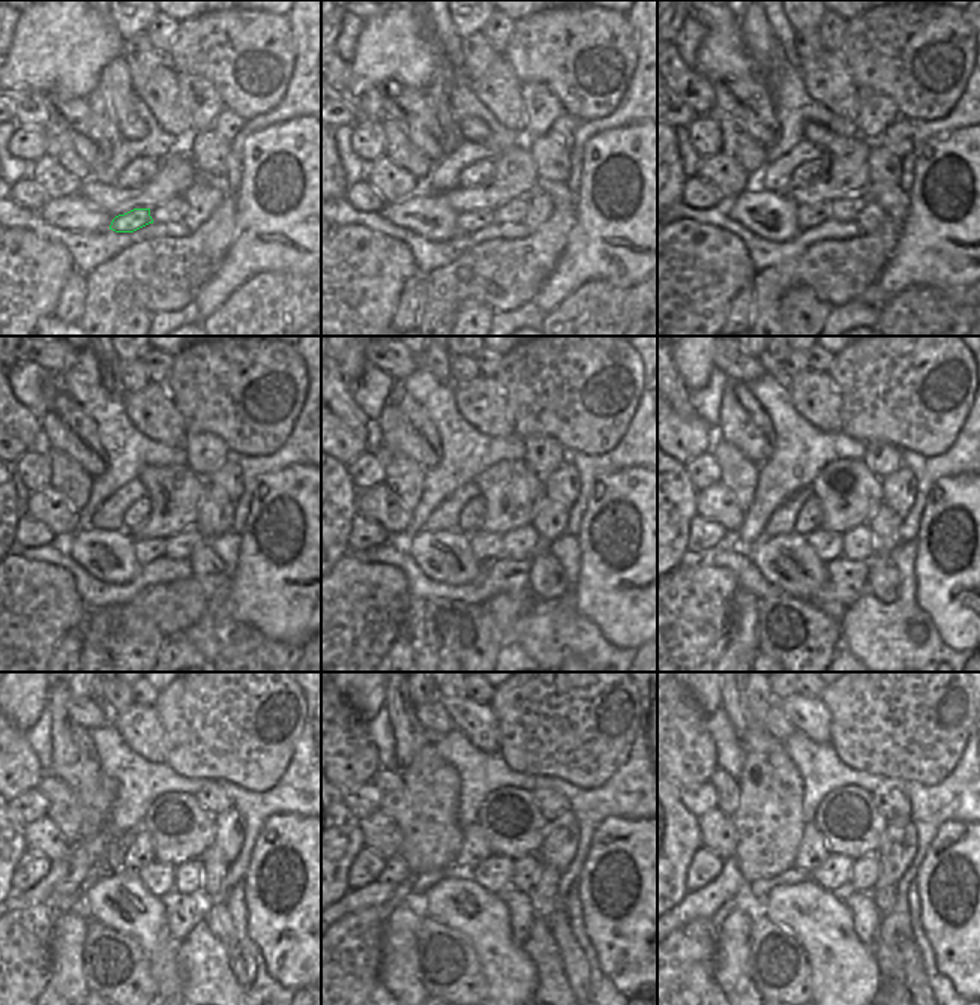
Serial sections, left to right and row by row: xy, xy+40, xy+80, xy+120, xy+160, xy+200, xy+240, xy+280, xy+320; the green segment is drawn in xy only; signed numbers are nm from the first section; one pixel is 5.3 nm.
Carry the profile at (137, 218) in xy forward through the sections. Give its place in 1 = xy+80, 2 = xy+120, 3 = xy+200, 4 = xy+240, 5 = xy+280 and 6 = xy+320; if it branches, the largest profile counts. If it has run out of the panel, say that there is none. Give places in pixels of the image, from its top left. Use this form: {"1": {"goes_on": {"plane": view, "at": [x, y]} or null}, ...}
{"1": {"goes_on": {"plane": "xy+80", "at": [809, 216]}}, "2": {"goes_on": {"plane": "xy+120", "at": [147, 549]}}, "3": {"goes_on": {"plane": "xy+200", "at": [829, 546]}}, "4": {"goes_on": {"plane": "xy+240", "at": [158, 878]}}, "5": {"goes_on": {"plane": "xy+280", "at": [494, 875]}}, "6": {"goes_on": {"plane": "xy+320", "at": [833, 875]}}}

